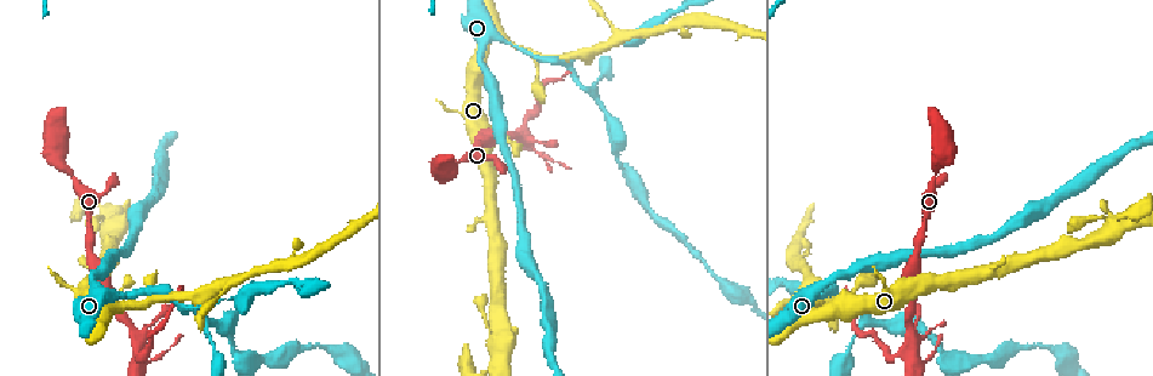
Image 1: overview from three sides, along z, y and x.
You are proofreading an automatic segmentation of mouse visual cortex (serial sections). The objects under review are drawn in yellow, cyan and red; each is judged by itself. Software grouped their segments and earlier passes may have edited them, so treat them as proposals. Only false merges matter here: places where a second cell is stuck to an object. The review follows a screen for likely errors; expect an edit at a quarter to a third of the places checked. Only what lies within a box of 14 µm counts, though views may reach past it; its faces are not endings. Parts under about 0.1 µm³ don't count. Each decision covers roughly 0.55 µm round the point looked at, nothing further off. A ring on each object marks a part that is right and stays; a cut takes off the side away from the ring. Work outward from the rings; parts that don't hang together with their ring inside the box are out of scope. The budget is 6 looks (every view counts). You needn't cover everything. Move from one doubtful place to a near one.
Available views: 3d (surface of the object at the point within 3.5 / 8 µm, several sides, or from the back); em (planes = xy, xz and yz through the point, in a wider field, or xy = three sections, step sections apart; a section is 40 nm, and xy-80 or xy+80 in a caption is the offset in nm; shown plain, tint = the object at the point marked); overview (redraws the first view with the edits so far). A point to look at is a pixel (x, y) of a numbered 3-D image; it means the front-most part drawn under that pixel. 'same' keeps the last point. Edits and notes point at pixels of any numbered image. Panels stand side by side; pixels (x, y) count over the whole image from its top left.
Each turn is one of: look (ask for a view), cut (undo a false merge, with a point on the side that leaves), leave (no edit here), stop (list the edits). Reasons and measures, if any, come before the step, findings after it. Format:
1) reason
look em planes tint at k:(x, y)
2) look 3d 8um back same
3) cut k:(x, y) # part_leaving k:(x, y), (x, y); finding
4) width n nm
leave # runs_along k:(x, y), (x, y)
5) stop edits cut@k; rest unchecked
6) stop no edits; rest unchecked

branch point
look 3d 8um at 1:(179, 306)

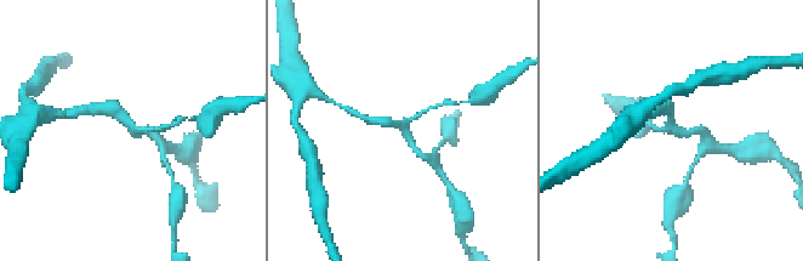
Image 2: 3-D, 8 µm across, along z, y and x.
zoom in
look 3d 3.5um back at 2:(127, 127)

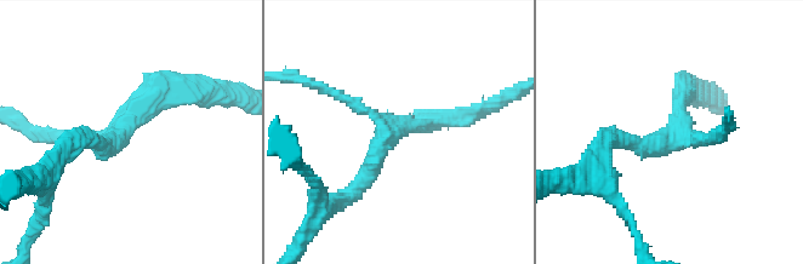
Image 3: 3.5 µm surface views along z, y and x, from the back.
arms 3; arm_widths 150, 200, 250 nm
look em xy step 5 tint at 3:(118, 131)

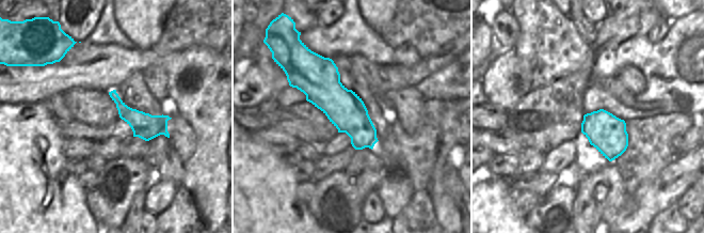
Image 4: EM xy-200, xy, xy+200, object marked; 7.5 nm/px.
leave # runs_along 3:(460, 116), (392, 128), (352, 191); continuous, no second cell

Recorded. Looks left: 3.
abrupt turn
look 3d 3.5um at 1:(524, 122)

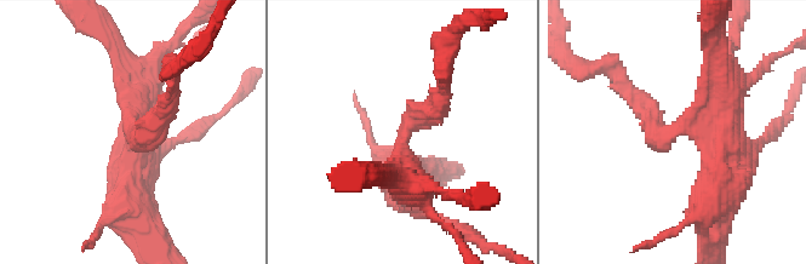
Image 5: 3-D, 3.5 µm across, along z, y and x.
look em xy step 2 tint at 5:(670, 136)

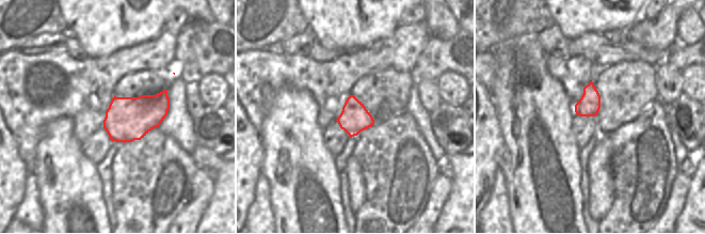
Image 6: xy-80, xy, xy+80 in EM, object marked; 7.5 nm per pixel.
cut 5:(642, 102) # part_leaving 5:(674, 133), (658, 137), (652, 115), (602, 67); two cells meet here

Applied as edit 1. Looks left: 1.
stop edits cut@5; rest unchecked

